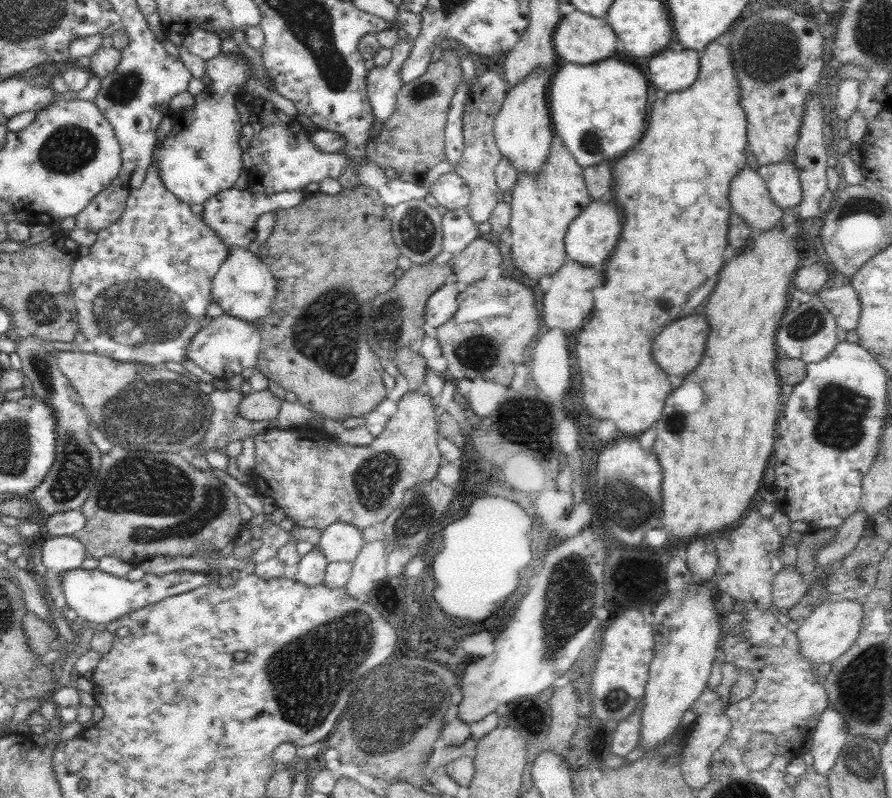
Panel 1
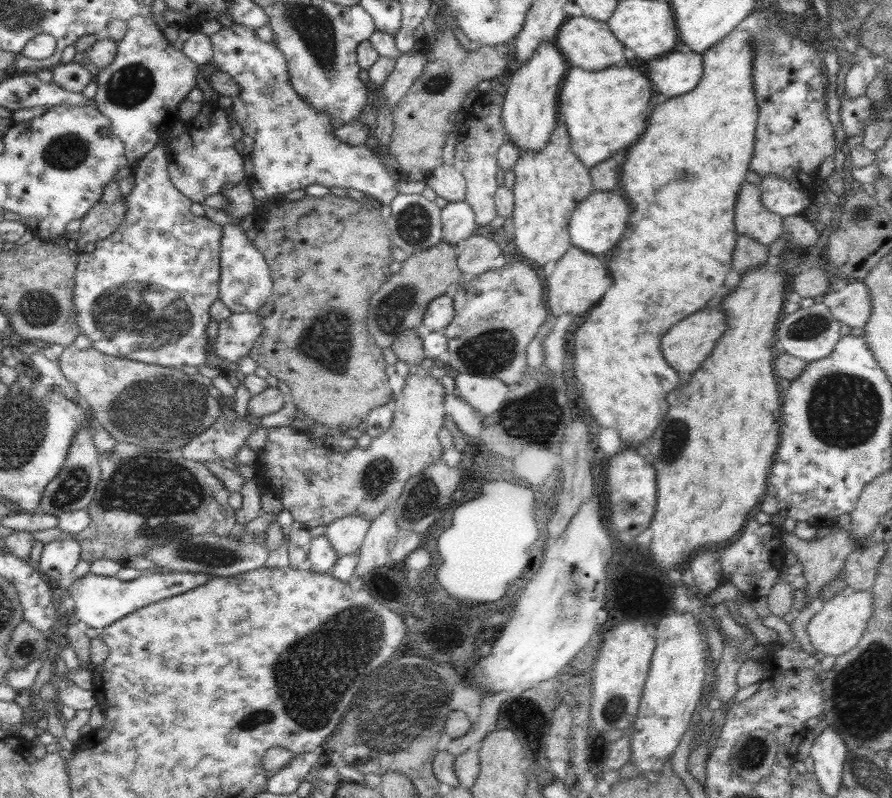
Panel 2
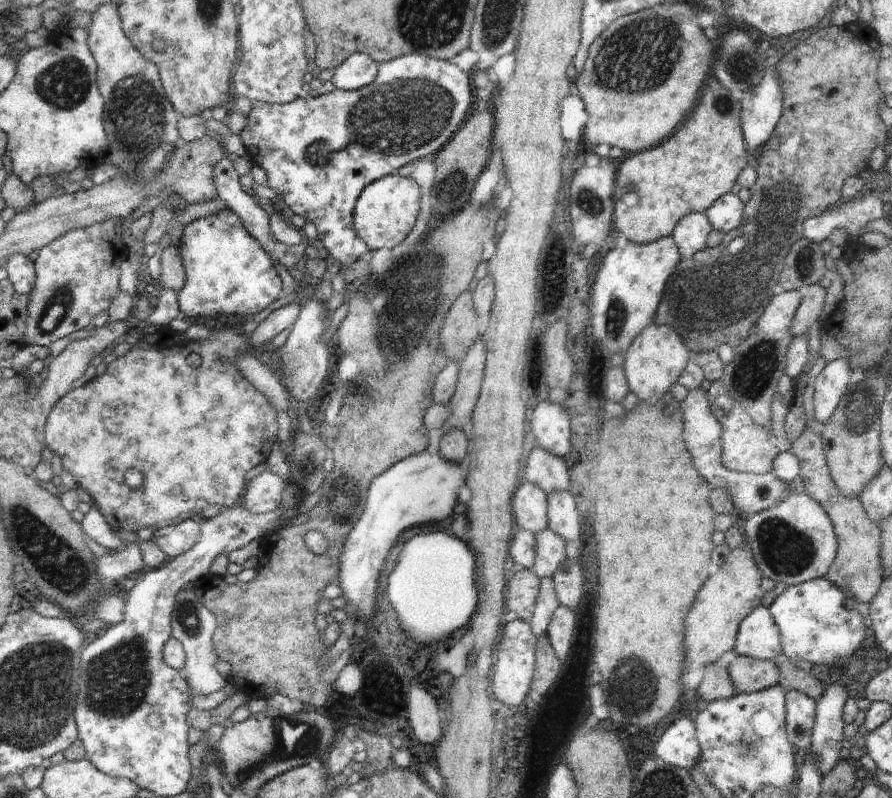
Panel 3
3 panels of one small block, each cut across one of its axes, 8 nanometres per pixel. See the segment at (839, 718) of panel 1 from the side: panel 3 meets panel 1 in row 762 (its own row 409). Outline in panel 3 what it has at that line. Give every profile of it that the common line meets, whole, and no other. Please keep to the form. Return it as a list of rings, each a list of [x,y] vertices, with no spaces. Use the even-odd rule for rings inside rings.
[[[839,358],[829,363],[814,378],[815,420],[825,423],[844,393],[850,388],[851,366],[847,359]]]

